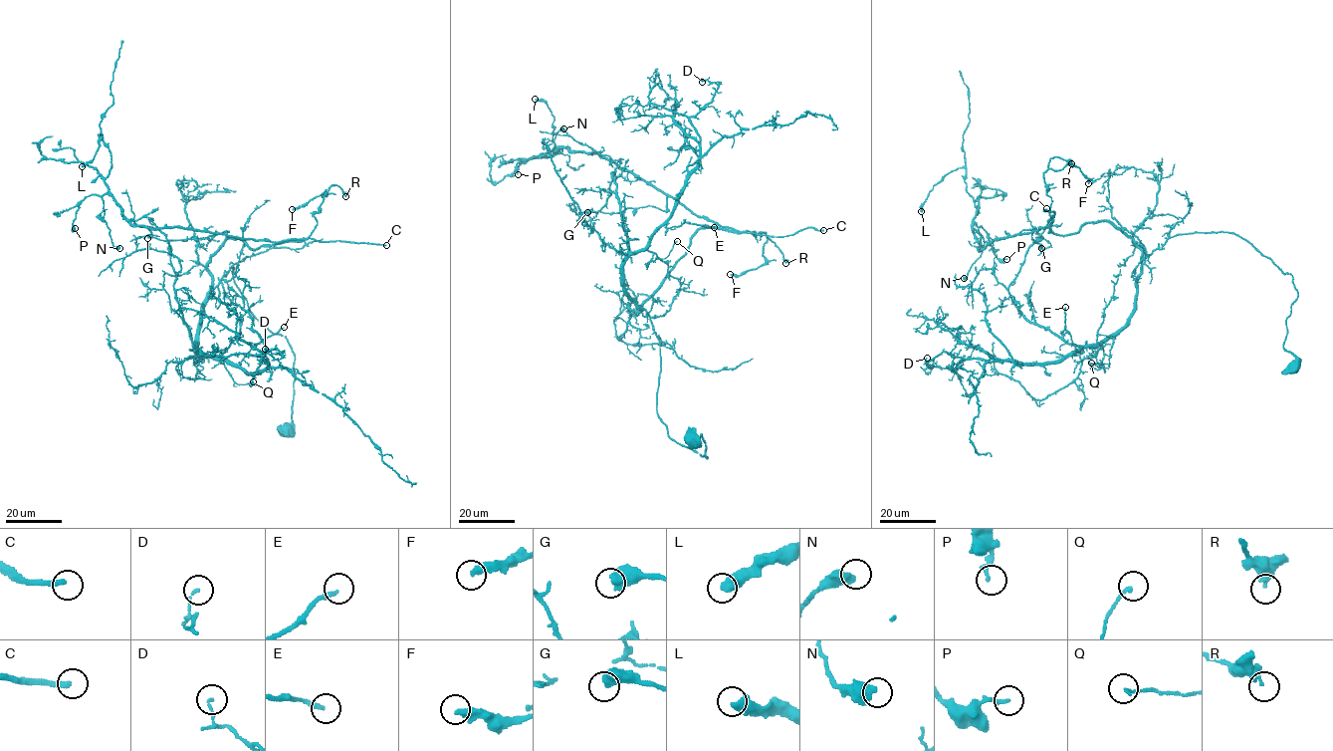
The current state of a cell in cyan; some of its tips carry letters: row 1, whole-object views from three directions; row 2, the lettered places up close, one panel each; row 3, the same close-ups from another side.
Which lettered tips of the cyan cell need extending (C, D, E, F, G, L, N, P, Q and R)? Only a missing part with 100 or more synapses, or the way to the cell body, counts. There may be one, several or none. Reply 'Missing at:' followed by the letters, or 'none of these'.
Missing at: C

